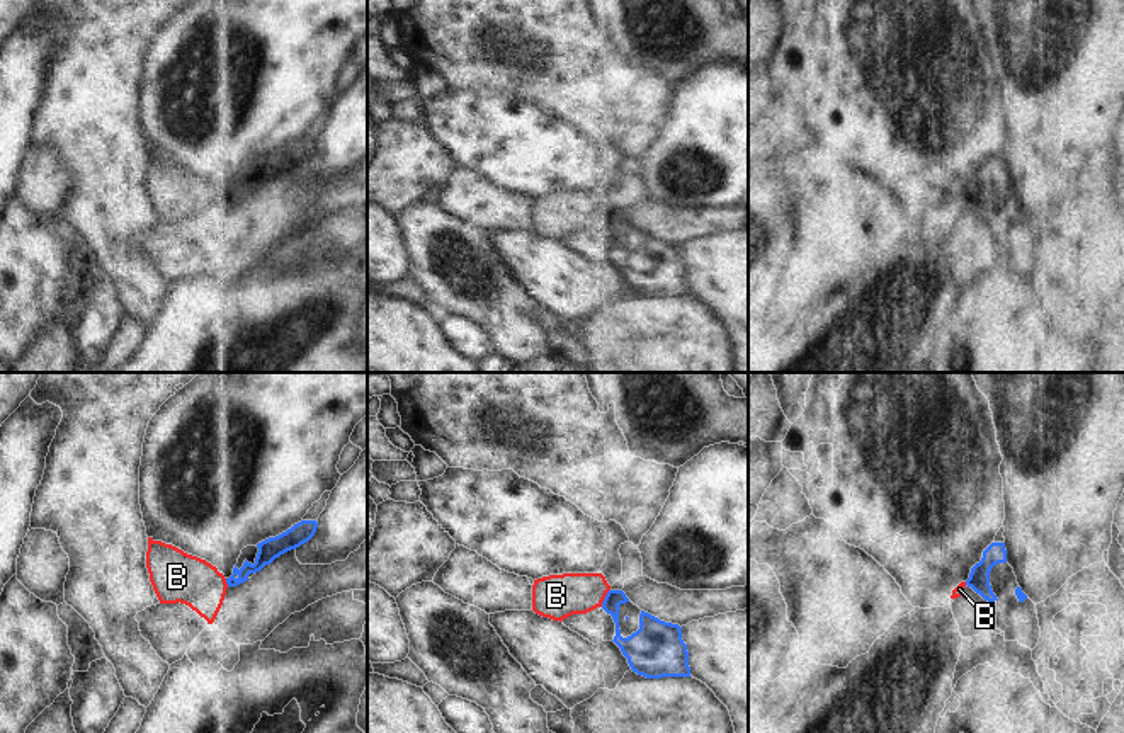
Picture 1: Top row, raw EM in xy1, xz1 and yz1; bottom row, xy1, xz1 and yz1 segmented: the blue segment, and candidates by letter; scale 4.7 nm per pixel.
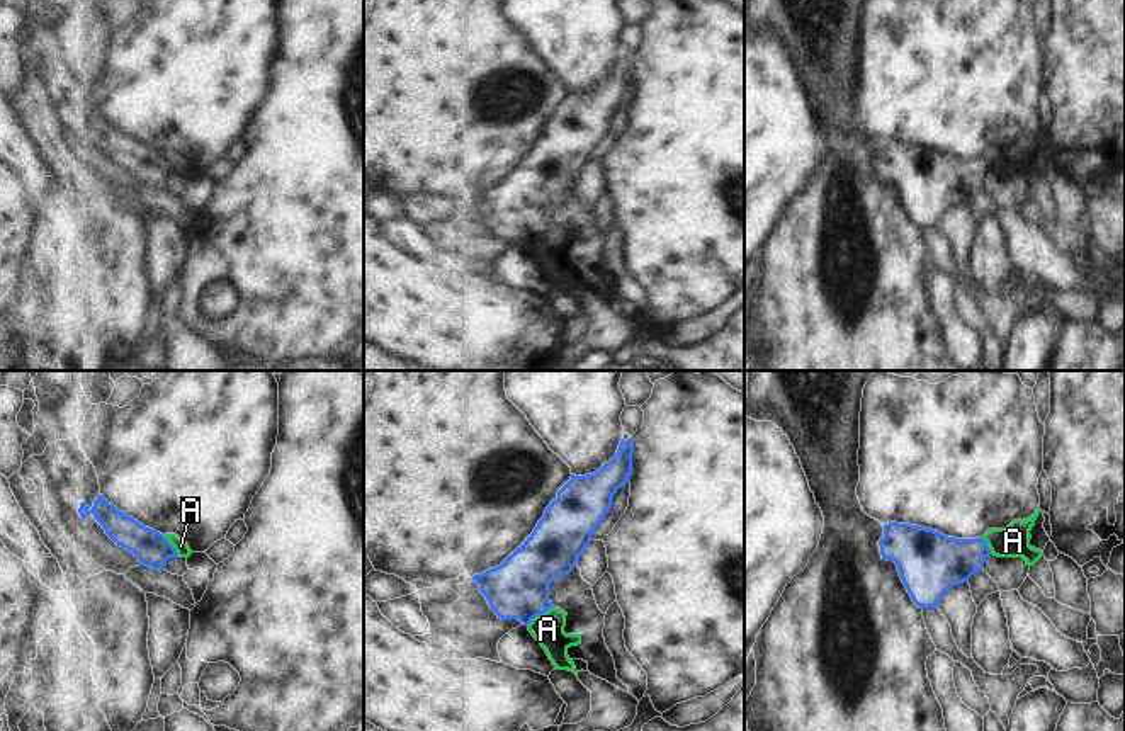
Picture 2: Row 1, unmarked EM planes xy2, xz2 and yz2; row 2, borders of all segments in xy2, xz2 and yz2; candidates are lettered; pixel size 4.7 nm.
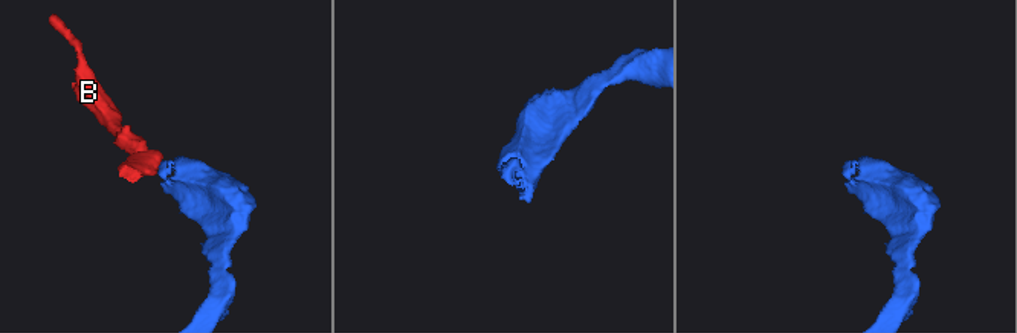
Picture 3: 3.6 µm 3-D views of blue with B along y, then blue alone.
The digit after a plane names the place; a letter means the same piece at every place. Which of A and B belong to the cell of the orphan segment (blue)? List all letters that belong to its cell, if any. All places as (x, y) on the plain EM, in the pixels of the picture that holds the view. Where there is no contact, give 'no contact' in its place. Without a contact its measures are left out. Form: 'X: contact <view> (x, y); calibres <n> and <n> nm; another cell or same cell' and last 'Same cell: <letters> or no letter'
A: contact xz2 (539, 233); calibres 280 and 150 nm; another cell
B: contact xz1 (606, 216); calibres 110 and 200 nm; another cell
Same cell: no letter

